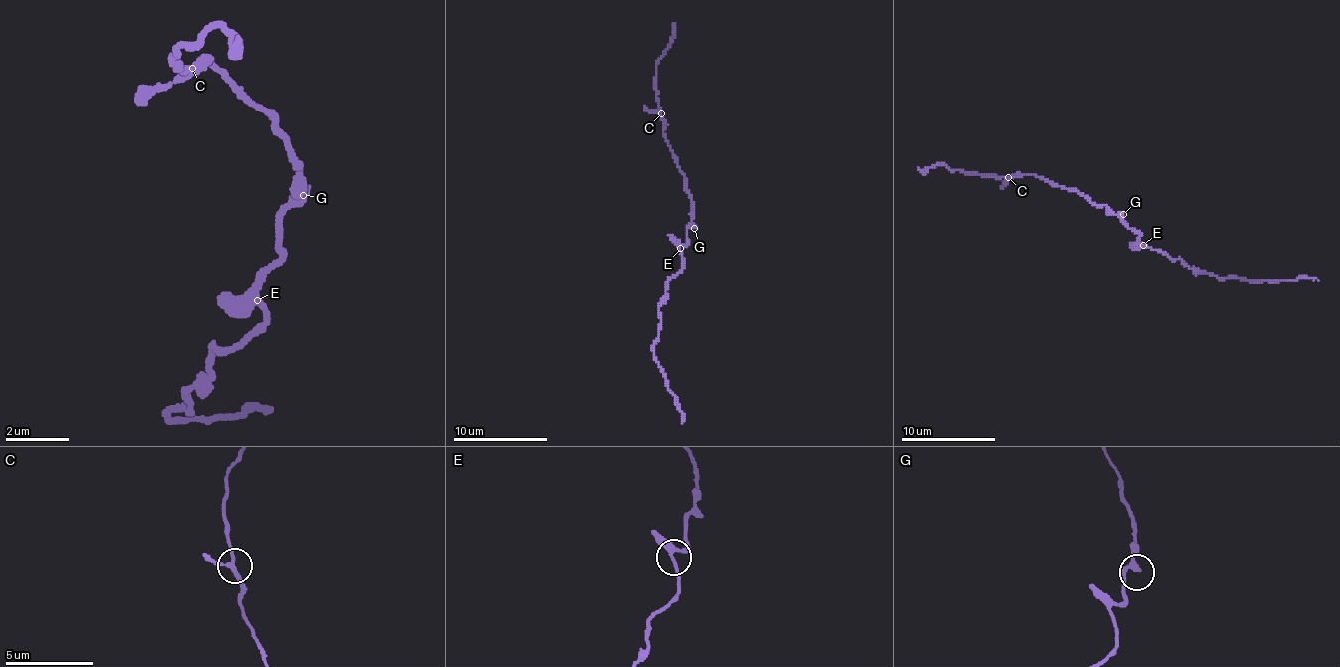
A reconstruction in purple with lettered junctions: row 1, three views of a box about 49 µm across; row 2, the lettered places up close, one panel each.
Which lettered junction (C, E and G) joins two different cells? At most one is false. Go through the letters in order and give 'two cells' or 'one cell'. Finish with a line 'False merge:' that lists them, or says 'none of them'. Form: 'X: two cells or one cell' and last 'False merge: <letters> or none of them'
C: one cell
E: two cells
G: one cell
False merge: E

